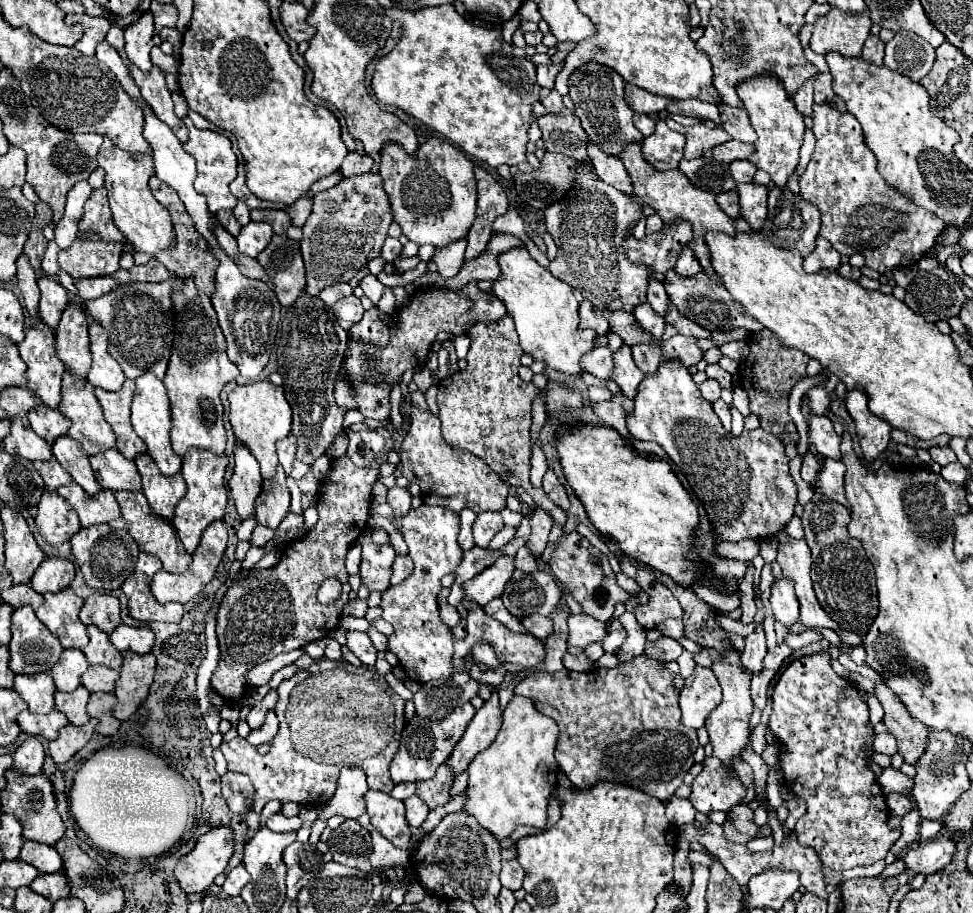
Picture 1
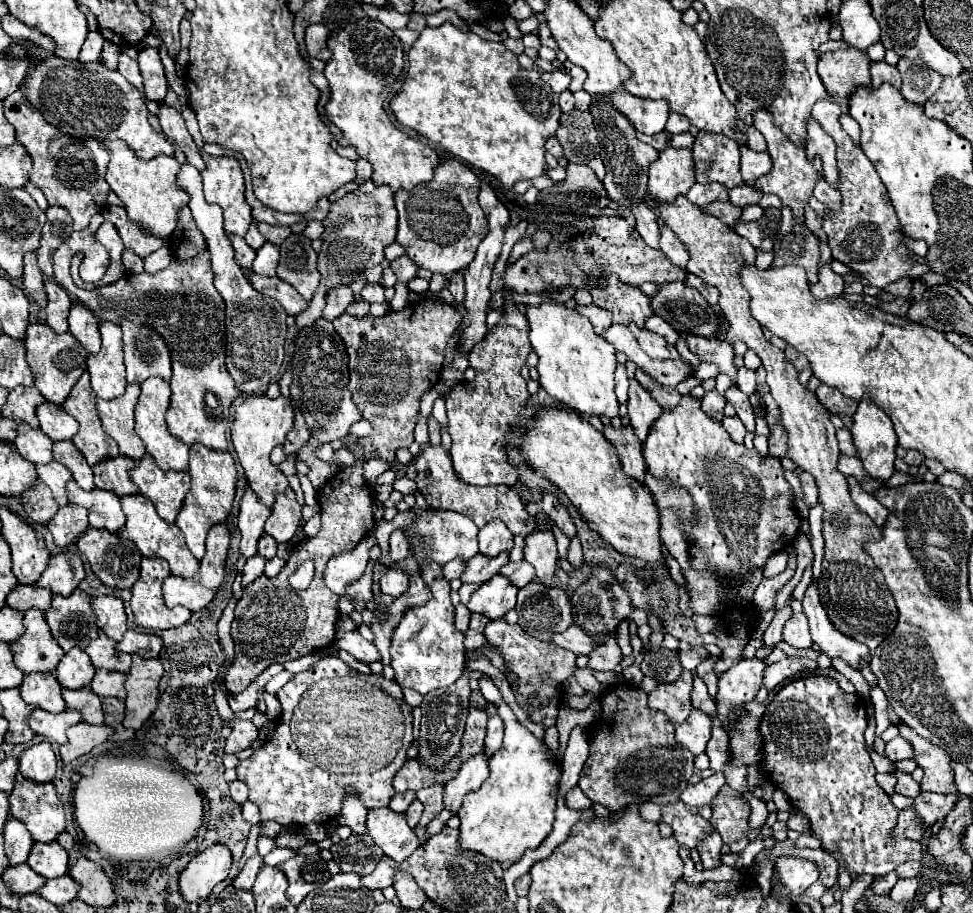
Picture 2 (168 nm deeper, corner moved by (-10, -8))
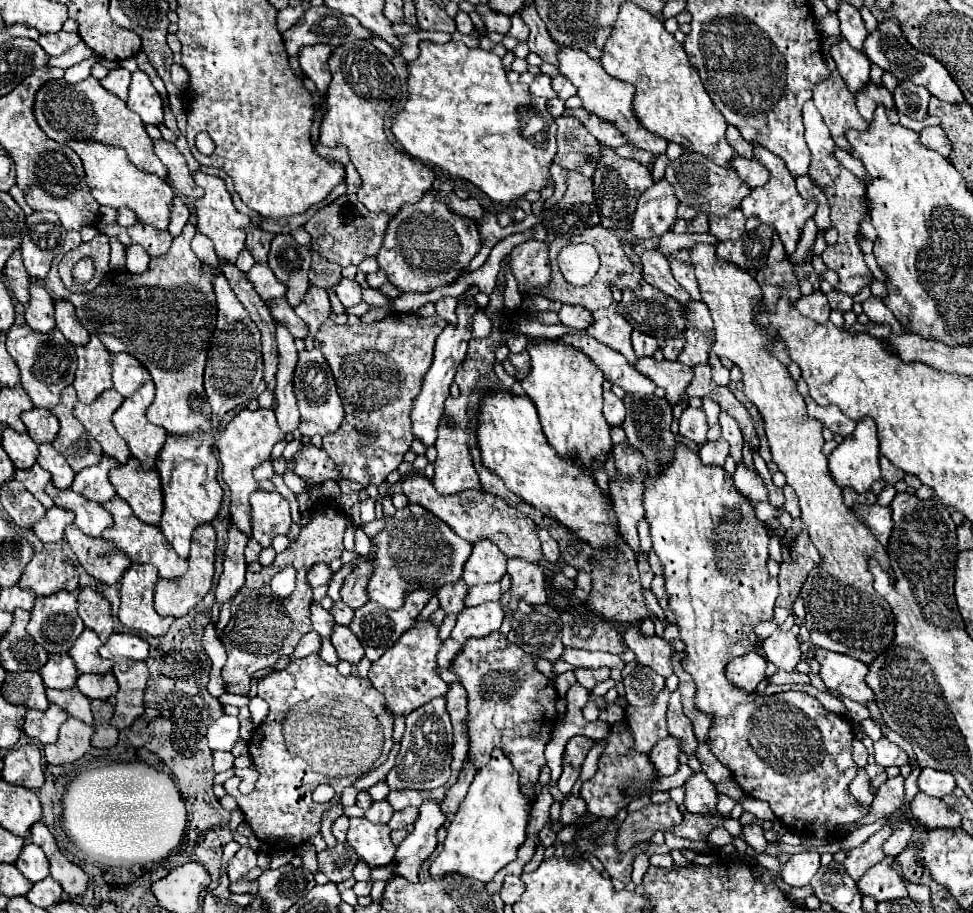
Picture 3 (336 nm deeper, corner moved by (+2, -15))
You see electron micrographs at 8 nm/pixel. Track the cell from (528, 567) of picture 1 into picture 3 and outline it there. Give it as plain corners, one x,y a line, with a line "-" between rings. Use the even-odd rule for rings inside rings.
477,584
469,588
465,606
477,606
483,602
497,602
501,598
501,584

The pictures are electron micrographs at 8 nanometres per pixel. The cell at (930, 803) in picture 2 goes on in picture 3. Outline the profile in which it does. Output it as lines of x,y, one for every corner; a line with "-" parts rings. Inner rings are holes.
909,818
899,820
899,824
895,826
895,832
893,832
891,838
883,844
883,852
885,852
887,856
897,856
897,854
911,842
913,832
915,832
915,828
913,828
913,824
909,822

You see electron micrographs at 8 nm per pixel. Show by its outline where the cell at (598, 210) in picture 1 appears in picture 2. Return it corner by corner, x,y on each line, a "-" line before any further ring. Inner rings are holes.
609,285
609,289
597,289
597,293
591,295
595,305
613,313
613,323
635,323
637,327
645,327
645,319
653,315
649,297
637,287

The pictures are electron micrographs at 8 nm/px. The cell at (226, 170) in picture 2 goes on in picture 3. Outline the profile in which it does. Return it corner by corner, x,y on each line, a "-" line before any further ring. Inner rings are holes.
195,172
193,174
195,184
201,186
205,190
203,198
197,198
197,228
201,234
209,236
215,244
215,252
219,258
227,260
227,262
235,262
237,254
245,248
245,228
251,224
249,216
243,216
241,212
235,210
233,202
231,202
231,194
227,192
225,180
219,176
211,176
211,174
203,174
203,172

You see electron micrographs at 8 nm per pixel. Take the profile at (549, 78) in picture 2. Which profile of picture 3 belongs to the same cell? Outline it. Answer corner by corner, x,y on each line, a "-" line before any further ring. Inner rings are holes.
539,74
539,76
535,76
535,80
533,80
533,84
529,86
529,90
531,90
531,94
535,94
535,96
541,96
541,98
555,98
557,94
553,92
553,88
551,88
551,78
547,76
547,74

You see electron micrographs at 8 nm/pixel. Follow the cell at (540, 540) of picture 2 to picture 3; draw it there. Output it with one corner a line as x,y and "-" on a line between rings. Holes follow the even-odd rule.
521,558
507,560
507,570
511,574
511,598
523,598
529,604
547,602
547,578
539,564
529,564

